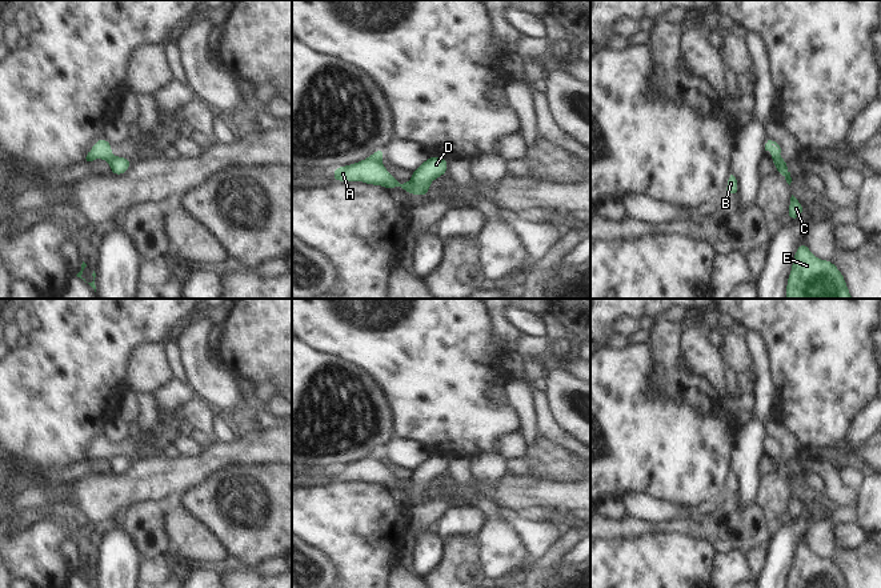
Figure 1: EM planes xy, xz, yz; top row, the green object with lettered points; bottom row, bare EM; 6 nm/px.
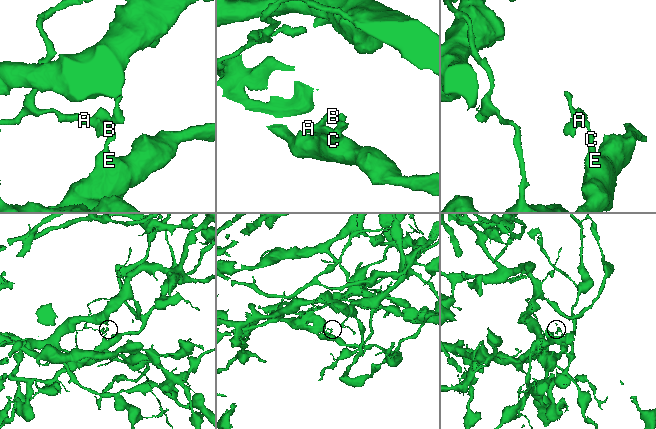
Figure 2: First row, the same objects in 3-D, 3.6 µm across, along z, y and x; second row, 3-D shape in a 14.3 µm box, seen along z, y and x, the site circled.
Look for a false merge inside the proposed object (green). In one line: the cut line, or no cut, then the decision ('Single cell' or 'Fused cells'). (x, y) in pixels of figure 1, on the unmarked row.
Split along xz (409, 482), (404, 490). Fused cells

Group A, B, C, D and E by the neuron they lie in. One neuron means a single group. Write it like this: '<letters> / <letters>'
A B / C D E

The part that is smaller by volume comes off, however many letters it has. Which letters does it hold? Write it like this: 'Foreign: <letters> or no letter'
Foreign: A, B

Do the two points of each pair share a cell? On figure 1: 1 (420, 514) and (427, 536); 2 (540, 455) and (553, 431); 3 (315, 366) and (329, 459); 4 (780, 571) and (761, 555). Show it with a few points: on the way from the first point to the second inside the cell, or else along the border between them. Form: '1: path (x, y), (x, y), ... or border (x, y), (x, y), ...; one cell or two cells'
1: border (432, 527), (421, 532); two cells
2: border (539, 438), (561, 444), (576, 455); two cells
3: path (345, 367), (355, 378), (356, 395), (343, 428); one cell
4: border (767, 550), (764, 567), (759, 574); two cells

